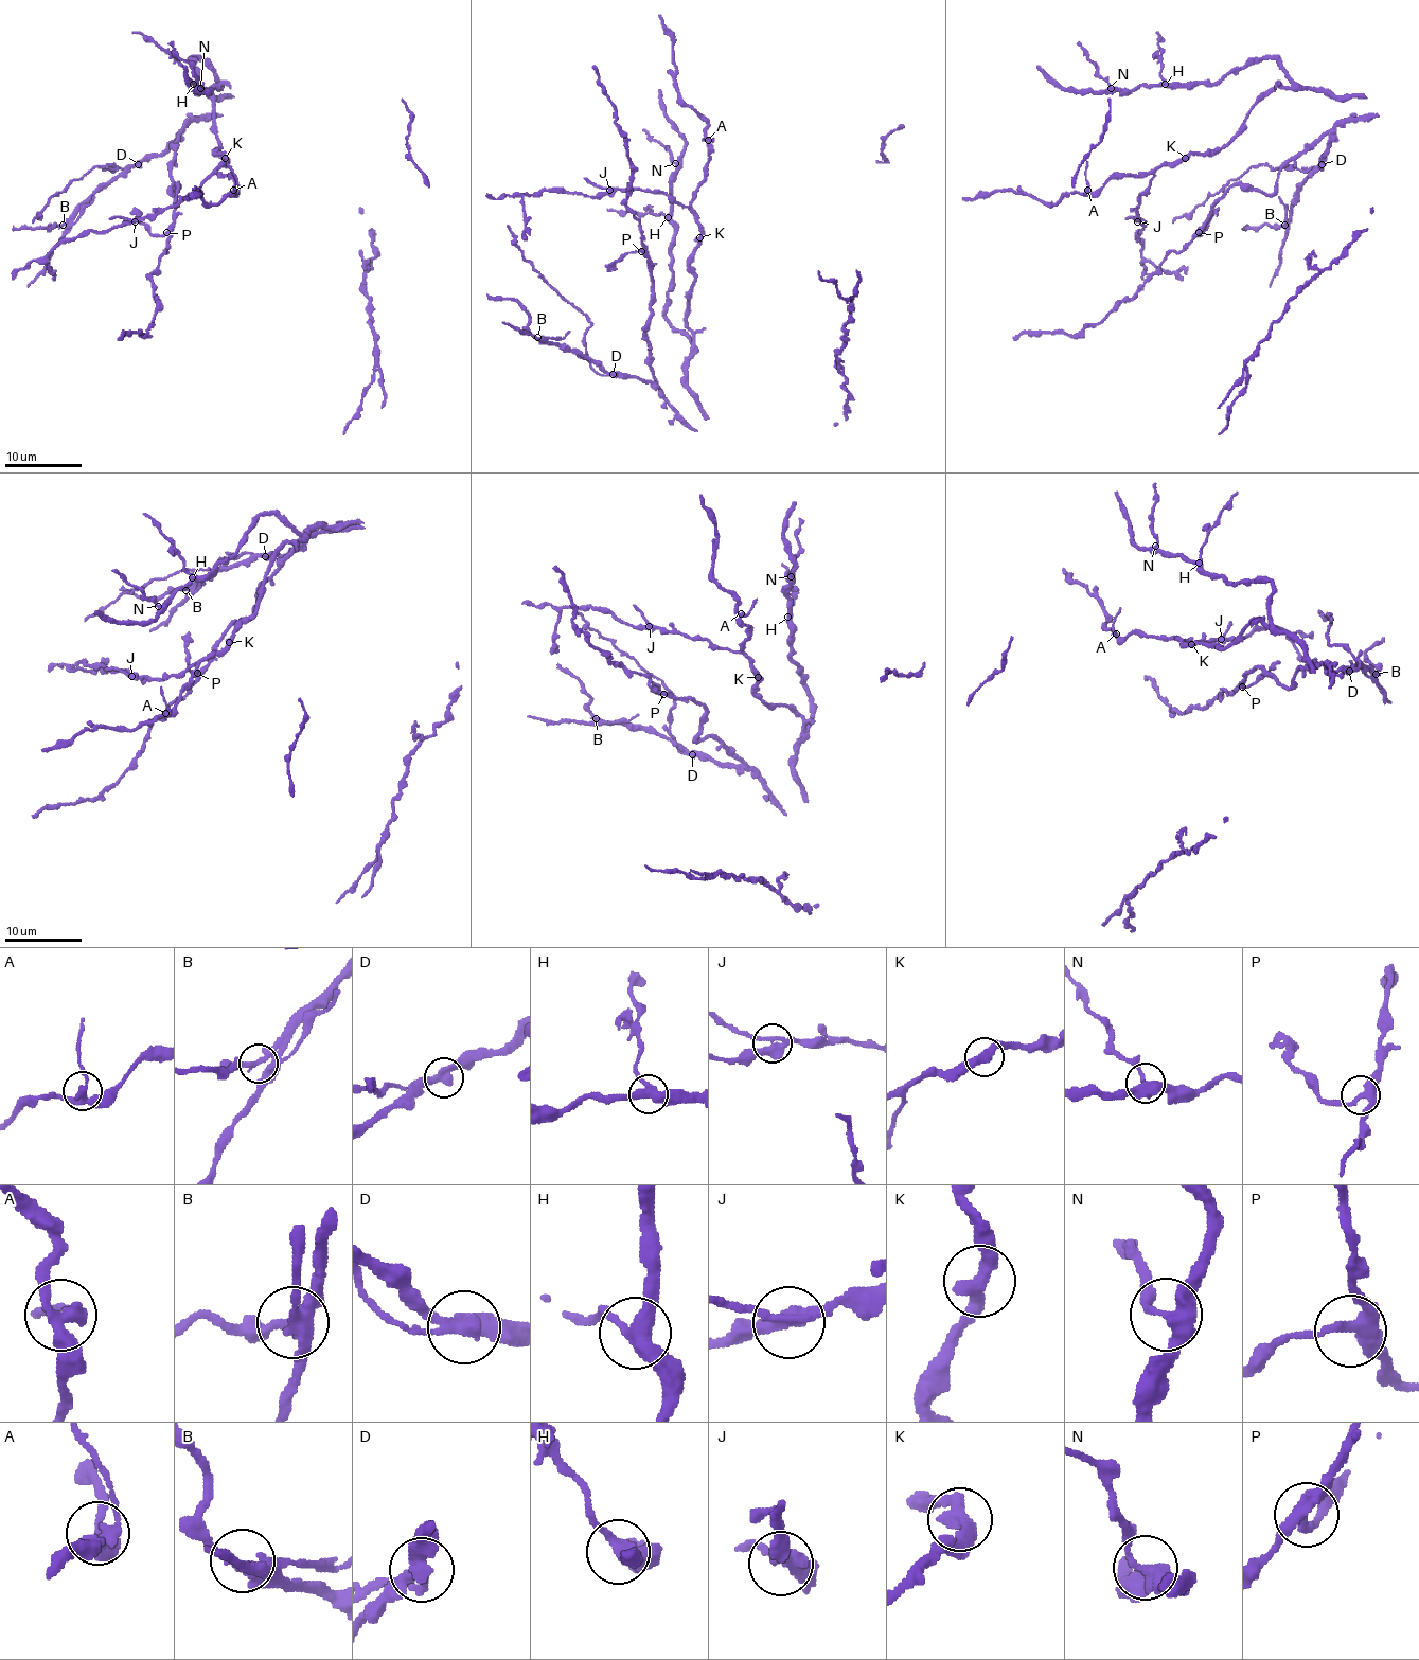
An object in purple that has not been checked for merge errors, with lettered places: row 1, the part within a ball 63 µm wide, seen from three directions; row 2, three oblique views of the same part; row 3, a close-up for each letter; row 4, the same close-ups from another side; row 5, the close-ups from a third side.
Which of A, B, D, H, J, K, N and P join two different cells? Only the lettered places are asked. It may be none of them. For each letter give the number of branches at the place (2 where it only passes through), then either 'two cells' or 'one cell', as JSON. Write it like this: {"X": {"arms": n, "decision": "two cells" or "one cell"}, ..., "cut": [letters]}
{"A": {"arms": 3, "decision": "one cell"}, "B": {"arms": 2, "decision": "one cell"}, "D": {"arms": 3, "decision": "two cells"}, "H": {"arms": 3, "decision": "one cell"}, "J": {"arms": 3, "decision": "one cell"}, "K": {"arms": 2, "decision": "one cell"}, "N": {"arms": 3, "decision": "one cell"}, "P": {"arms": 3, "decision": "one cell"}, "cut": ["D"]}

